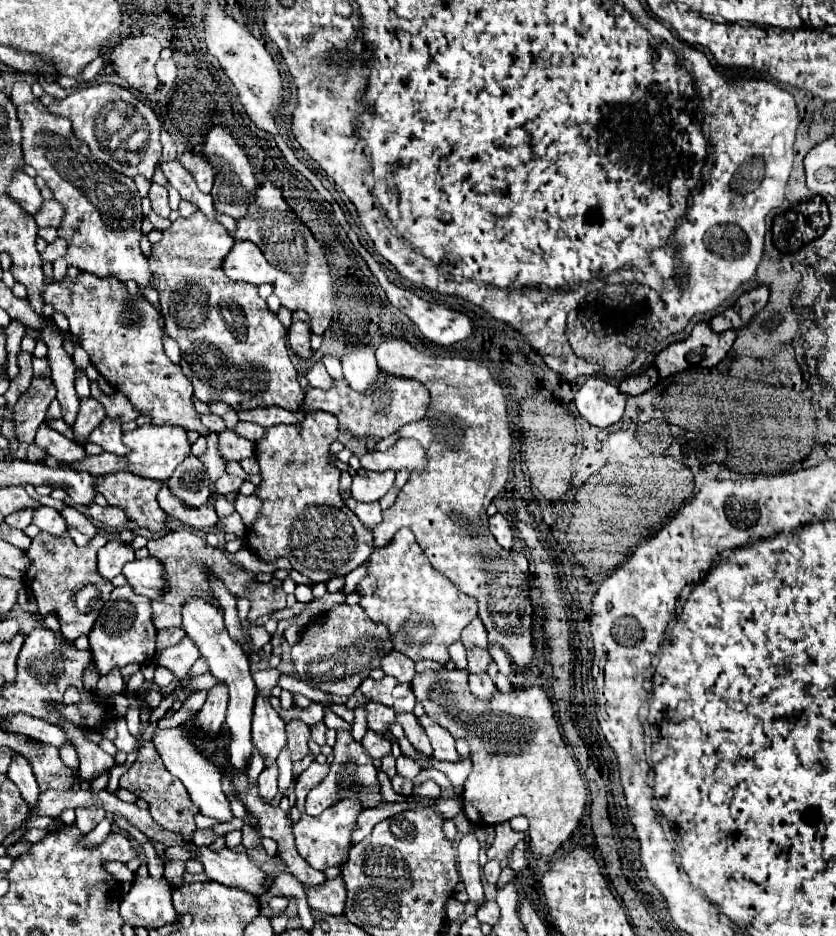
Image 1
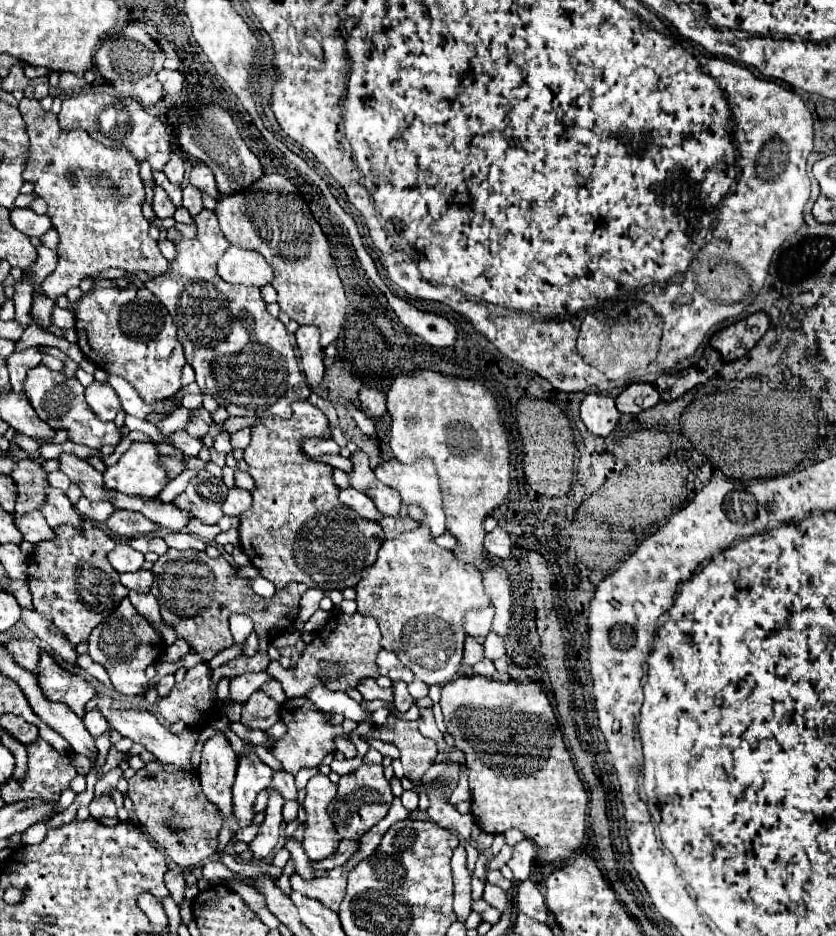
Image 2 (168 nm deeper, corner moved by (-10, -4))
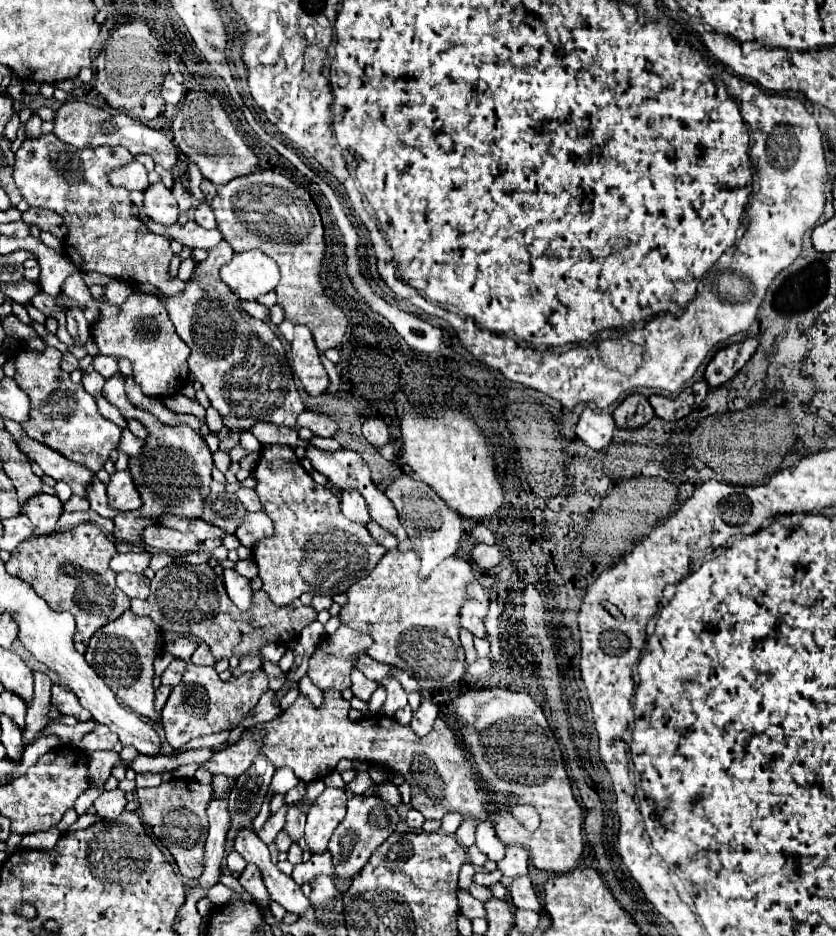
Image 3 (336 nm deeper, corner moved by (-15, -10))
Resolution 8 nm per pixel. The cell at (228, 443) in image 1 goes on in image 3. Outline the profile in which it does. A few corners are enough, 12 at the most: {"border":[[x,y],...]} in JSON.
{"border":[[250,432],[240,436],[240,444],[248,452],[260,452],[262,444]]}

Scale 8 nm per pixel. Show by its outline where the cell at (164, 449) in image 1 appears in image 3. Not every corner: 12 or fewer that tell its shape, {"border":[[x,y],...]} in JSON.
{"border":[[128,470],[110,476],[108,504],[120,512],[140,508]]}

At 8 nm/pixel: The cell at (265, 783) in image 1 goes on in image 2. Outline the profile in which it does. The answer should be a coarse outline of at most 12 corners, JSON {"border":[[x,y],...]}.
{"border":[[273,786],[259,834],[249,844],[255,858],[269,856],[281,838],[285,800]]}

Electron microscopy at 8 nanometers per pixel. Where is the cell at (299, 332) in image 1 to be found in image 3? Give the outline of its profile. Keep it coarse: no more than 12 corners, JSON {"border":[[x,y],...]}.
{"border":[[294,328],[292,372],[310,396],[326,392],[328,374],[314,338]]}

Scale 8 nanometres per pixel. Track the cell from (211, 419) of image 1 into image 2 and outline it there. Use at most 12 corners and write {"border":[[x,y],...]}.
{"border":[[181,406],[159,428],[165,436],[185,430],[193,420],[191,410]]}

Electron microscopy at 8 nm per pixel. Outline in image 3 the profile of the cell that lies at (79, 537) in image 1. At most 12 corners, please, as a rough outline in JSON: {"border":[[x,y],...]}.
{"border":[[32,496],[20,514],[30,518],[34,536],[54,530],[62,514],[56,496]]}

